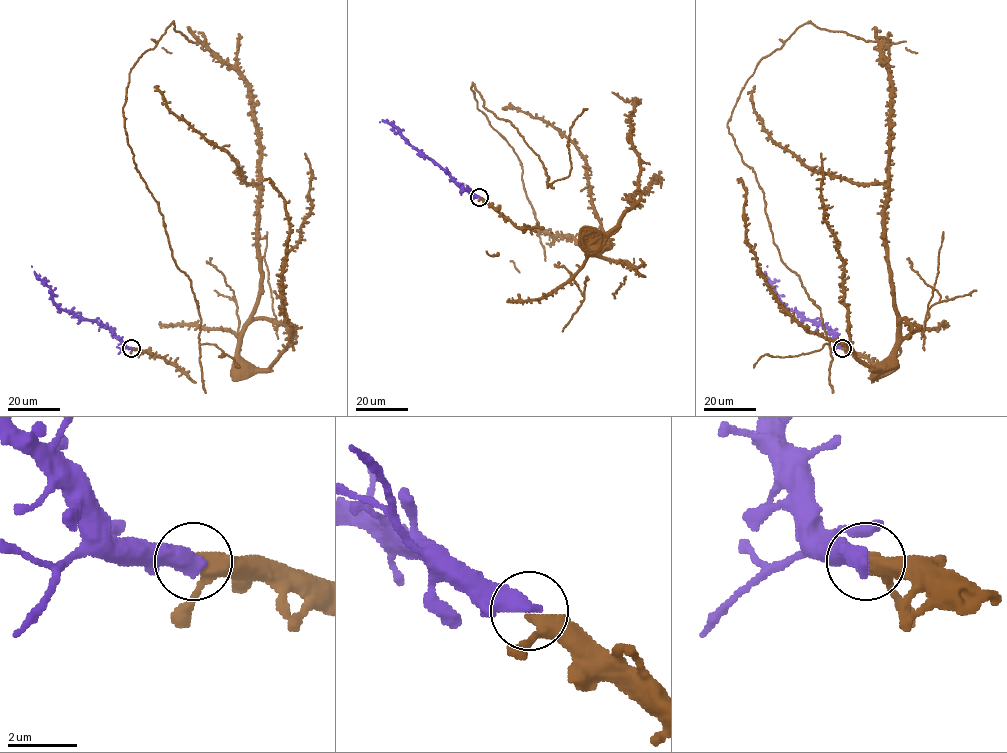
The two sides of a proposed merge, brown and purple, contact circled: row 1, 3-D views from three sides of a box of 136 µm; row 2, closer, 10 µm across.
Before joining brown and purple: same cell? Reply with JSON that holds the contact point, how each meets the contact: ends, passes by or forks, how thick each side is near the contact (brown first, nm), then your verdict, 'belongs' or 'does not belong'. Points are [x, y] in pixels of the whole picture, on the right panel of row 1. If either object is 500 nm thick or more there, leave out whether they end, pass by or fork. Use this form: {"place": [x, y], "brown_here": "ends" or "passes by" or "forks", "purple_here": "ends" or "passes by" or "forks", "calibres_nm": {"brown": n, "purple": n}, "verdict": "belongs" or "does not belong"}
{"place": [842, 348], "calibres_nm": {"brown": 360, "purple": 550}, "verdict": "belongs"}

